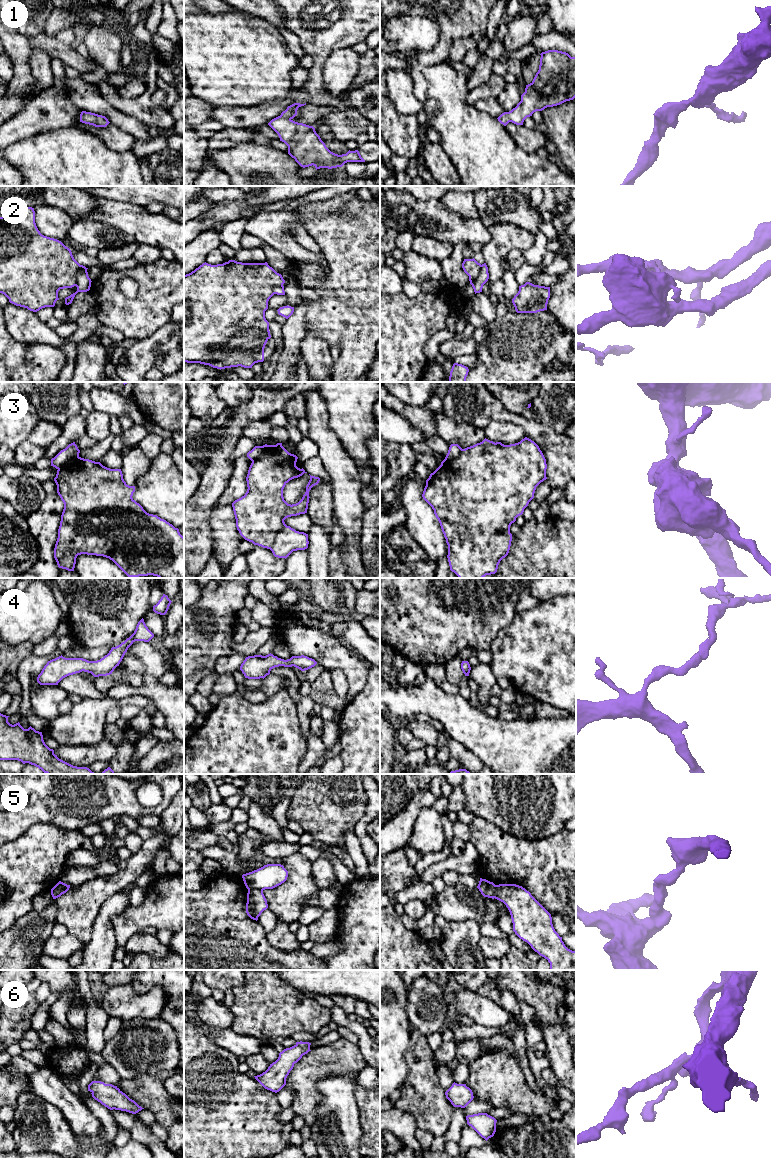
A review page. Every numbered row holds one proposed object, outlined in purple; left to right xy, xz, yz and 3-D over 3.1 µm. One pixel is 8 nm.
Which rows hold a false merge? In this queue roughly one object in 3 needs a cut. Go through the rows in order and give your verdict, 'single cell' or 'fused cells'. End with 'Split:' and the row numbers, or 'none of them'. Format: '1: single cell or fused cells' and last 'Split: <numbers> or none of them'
1: single cell
2: fused cells
3: fused cells
4: single cell
5: fused cells
6: single cell
Split: 2, 3, 5

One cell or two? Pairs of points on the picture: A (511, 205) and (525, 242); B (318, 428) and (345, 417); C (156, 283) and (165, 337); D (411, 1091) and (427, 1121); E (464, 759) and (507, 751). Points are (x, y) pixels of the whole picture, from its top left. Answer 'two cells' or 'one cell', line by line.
A: two cells
B: two cells
C: two cells
D: one cell
E: two cells

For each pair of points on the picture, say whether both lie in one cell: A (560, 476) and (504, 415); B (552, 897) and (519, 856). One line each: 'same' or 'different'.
A: same
B: same

